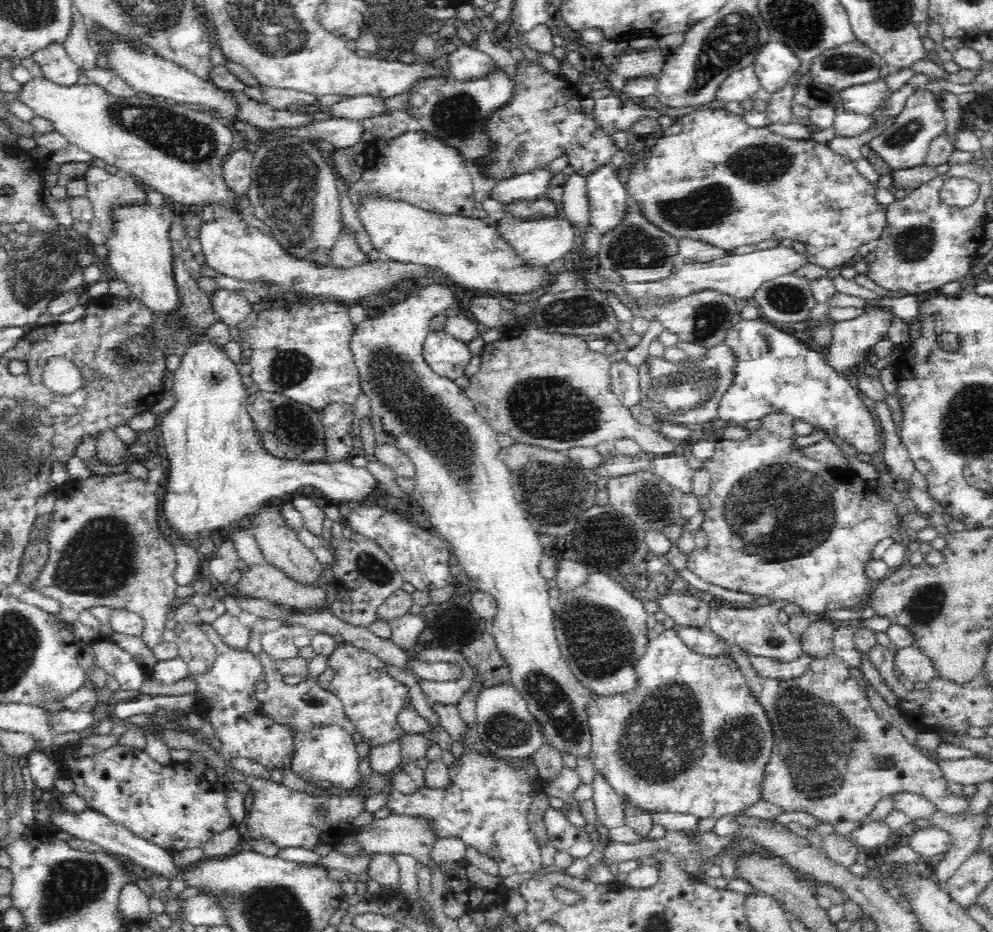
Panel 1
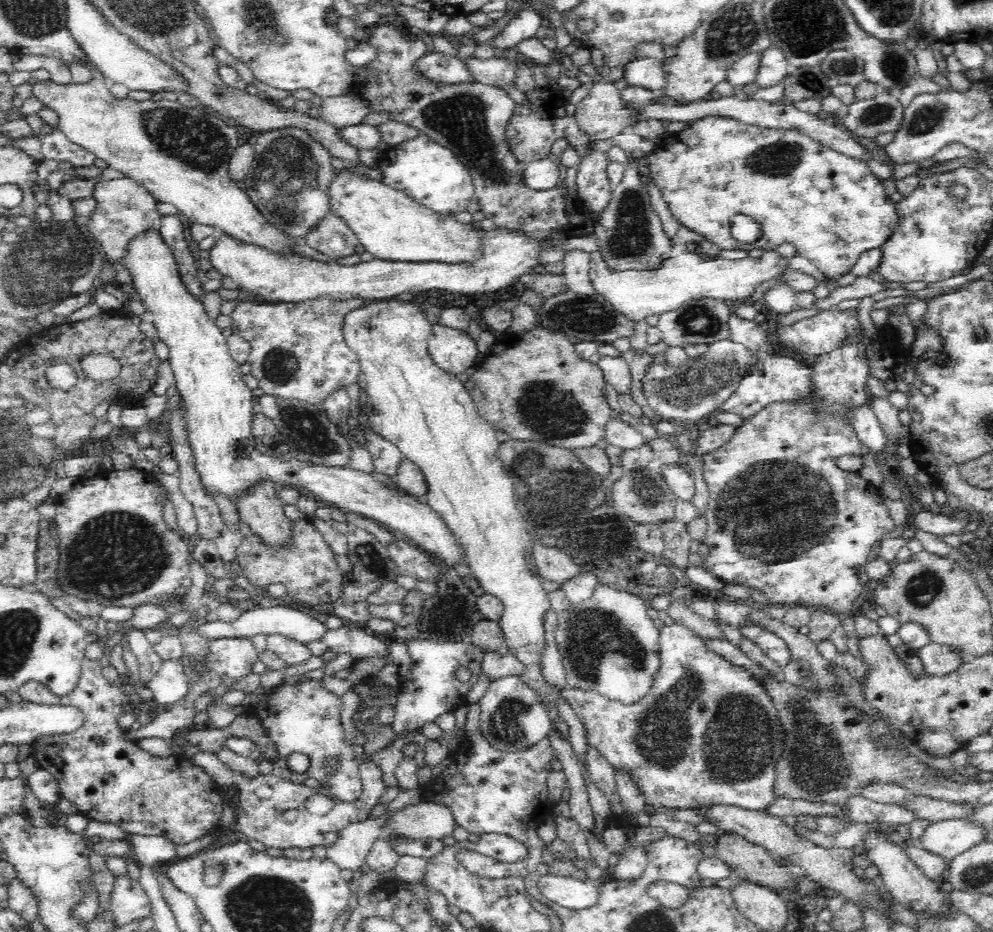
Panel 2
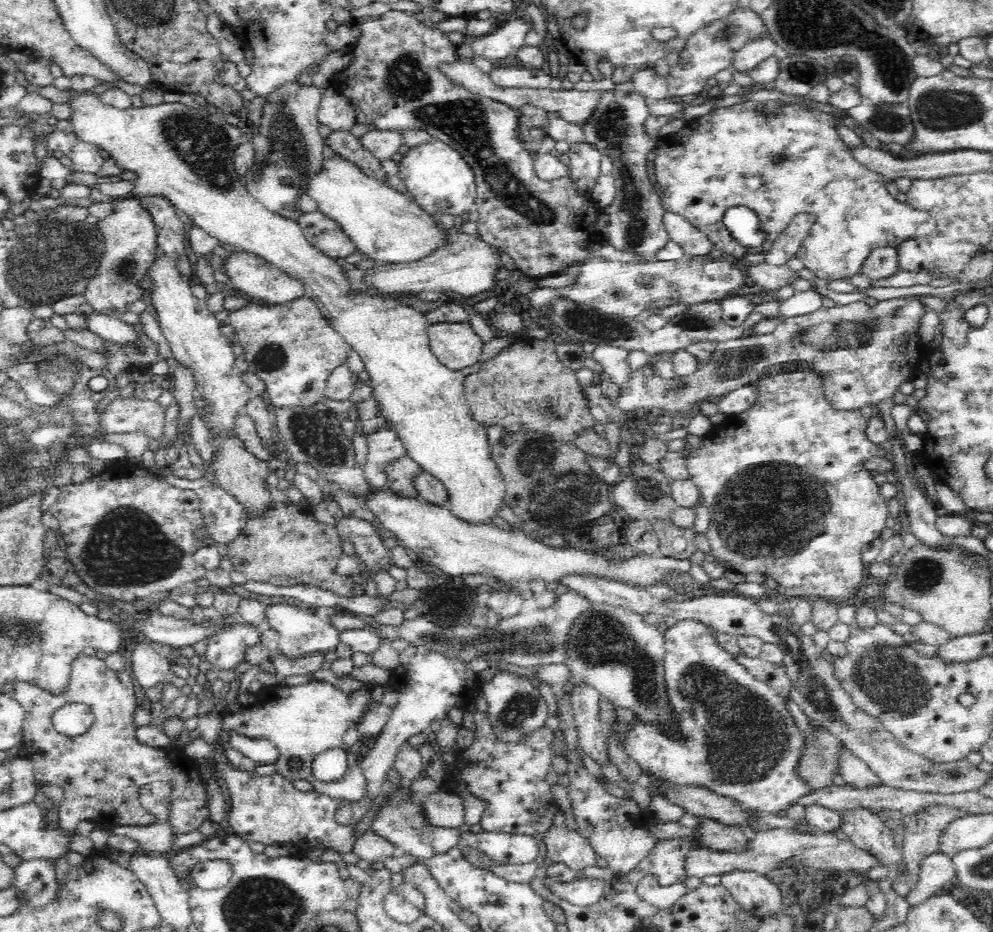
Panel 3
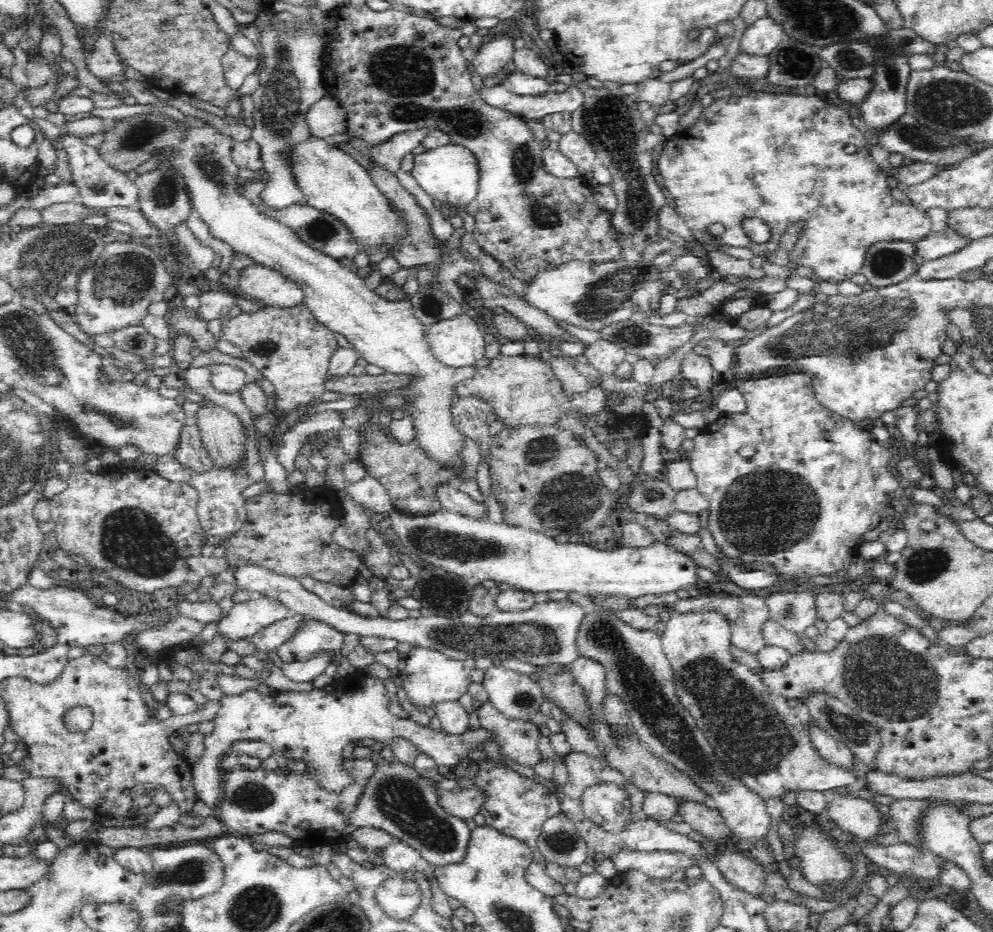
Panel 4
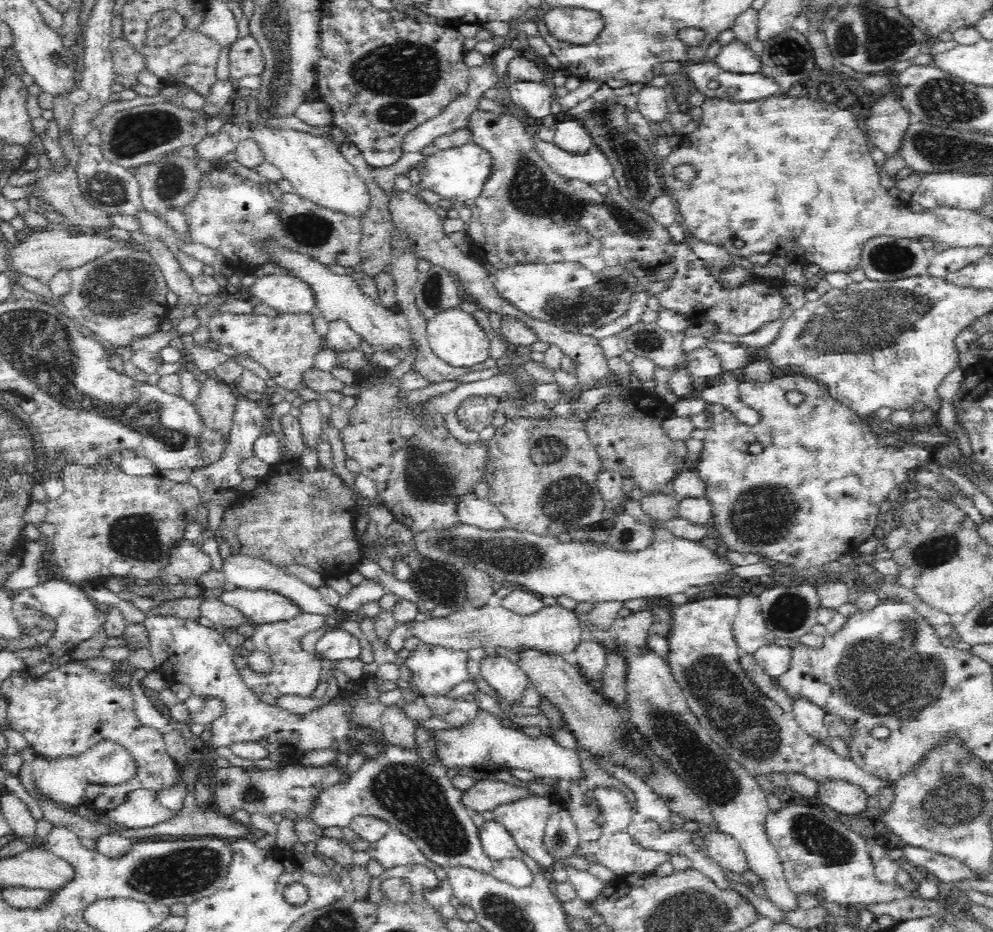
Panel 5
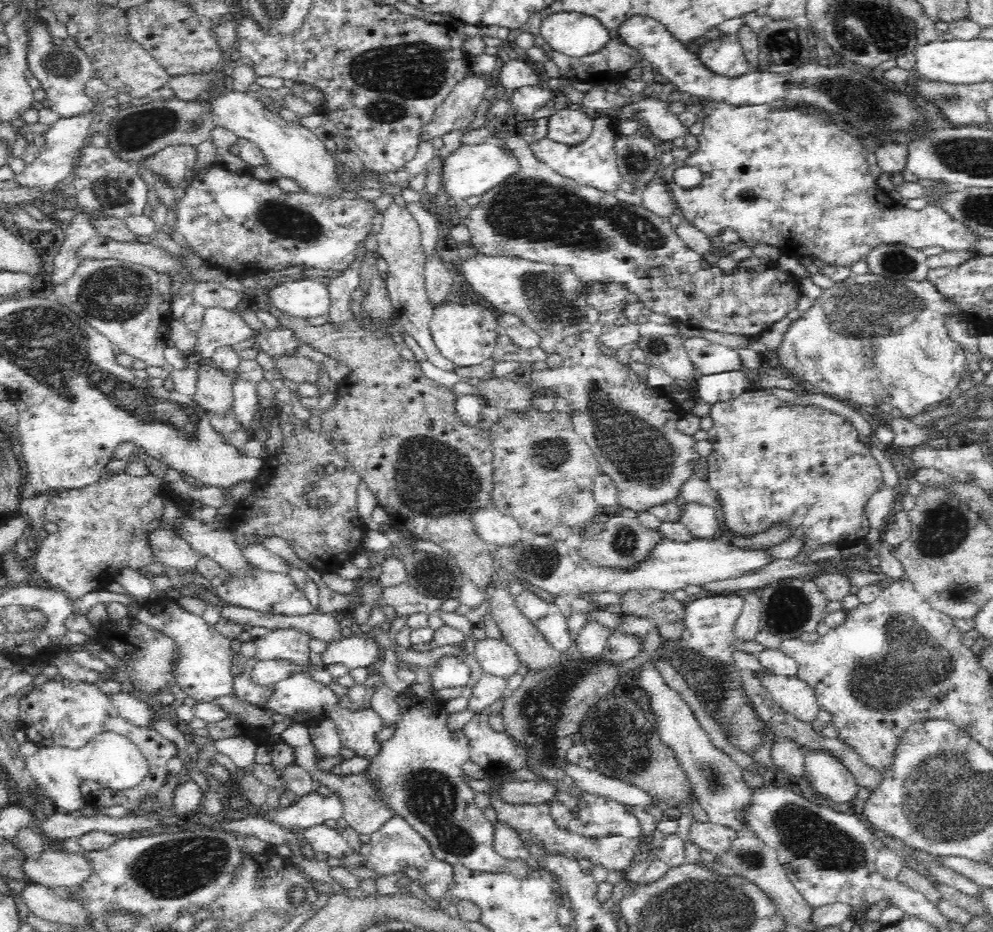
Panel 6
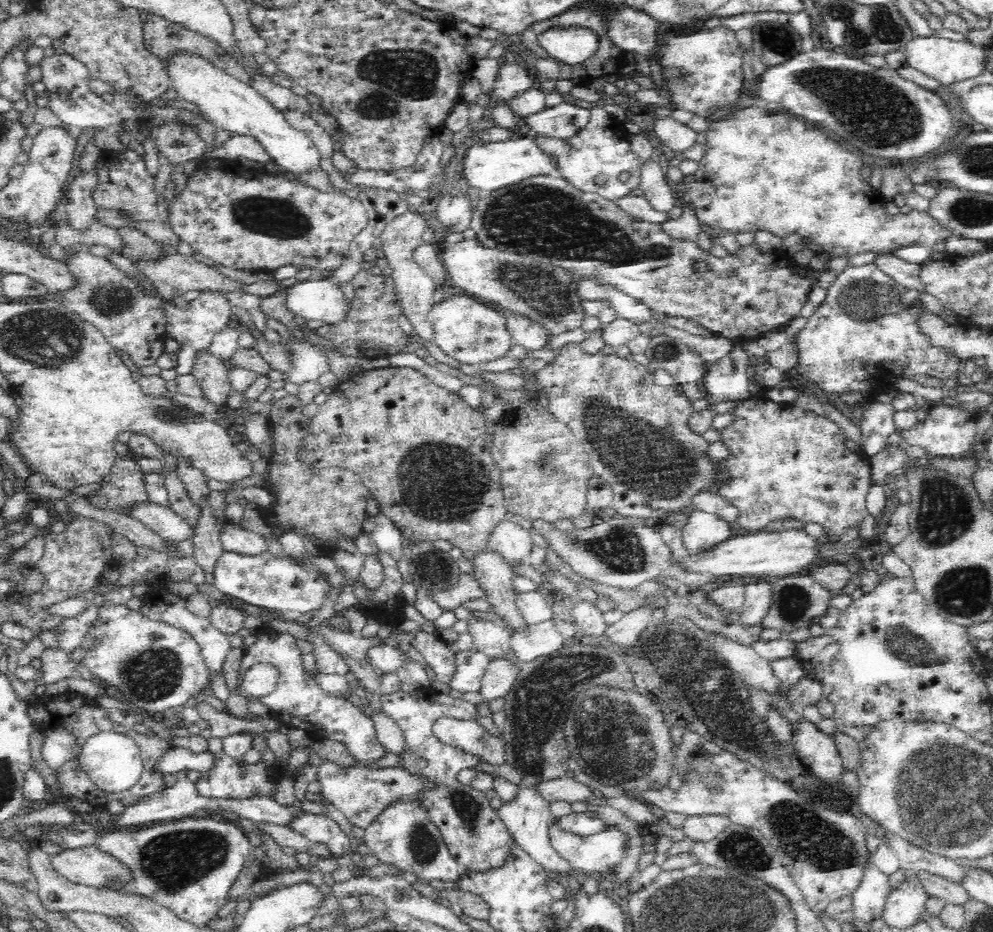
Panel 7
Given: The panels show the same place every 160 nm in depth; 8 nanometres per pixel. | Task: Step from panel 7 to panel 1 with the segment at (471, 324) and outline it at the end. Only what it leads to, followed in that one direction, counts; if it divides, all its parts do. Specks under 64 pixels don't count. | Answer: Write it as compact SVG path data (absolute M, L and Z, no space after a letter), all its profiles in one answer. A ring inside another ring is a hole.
M445 329L430 331L424 342L423 358L439 376L456 380L464 376L473 358L468 345Z

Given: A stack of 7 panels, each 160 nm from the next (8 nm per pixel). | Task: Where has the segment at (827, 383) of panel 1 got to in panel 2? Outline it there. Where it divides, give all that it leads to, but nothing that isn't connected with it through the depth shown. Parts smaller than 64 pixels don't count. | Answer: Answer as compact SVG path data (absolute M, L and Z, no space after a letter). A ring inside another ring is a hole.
M738 303L732 306L729 314L729 339L750 347L757 356L757 364L751 367L749 376L746 376L738 386L738 389L724 402L720 410L733 412L743 419L752 418L759 410L766 408L770 402L796 402L802 398L808 398L810 394L810 379L808 373L812 366L802 363L792 356L784 356L776 353L773 344L760 325L753 320L744 320L733 312ZM870 406L853 409L847 412L847 418L851 420L858 439L865 445L870 447L870 451L878 452L884 448L886 444L886 435L881 428L877 415Z

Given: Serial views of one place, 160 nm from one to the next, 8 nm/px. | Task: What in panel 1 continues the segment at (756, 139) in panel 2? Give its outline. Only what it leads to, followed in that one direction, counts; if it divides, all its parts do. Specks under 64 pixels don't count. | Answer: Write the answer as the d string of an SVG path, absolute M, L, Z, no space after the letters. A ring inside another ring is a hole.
M702 106L680 120L683 125L679 134L664 136L656 142L651 142L644 150L644 157L630 169L627 183L625 184L627 194L638 201L646 217L654 225L662 228L675 237L690 237L693 239L709 242L710 244L723 248L725 251L734 250L738 246L752 246L766 240L792 240L802 242L807 248L807 262L818 264L834 274L843 266L853 263L858 258L858 250L862 244L868 244L872 240L878 240L887 225L887 207L876 200L876 185L860 175L856 162L852 158L841 156L830 148L828 144L821 144L812 139L786 138L776 132L769 130L767 126L753 128L749 126L740 114L728 111L724 108L710 109Z

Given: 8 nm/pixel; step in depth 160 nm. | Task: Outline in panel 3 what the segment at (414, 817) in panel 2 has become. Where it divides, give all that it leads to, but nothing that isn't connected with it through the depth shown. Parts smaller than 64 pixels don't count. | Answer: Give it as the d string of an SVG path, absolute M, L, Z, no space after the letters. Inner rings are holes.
M440 788L438 792L423 799L422 807L432 825L460 827L464 824L466 811L460 792Z

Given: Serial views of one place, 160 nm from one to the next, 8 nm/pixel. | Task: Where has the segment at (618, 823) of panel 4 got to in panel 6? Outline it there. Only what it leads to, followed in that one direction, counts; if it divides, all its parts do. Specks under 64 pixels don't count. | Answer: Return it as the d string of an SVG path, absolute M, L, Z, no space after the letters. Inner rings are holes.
M491 787L487 791L490 804L496 809L497 821L506 824L516 831L522 841L538 840L553 854L562 854L572 858L590 860L596 866L602 866L611 873L625 872L630 868L631 861L642 852L638 840L622 836L608 836L602 838L586 839L576 833L565 830L554 822L549 812L549 803L510 803L502 799L498 787Z

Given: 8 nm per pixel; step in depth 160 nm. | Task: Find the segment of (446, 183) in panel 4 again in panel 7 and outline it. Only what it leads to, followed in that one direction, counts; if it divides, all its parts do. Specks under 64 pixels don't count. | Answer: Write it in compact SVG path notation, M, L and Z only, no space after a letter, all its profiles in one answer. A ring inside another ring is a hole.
M524 133L524 136L518 134L515 138L507 140L506 142L482 142L481 144L474 144L467 149L463 162L464 170L462 171L462 174L464 178L466 178L466 182L468 182L470 186L476 187L483 194L504 187L511 187L512 185L536 176L552 177L554 172L559 171L557 156L546 153L542 147L538 146L533 135L530 136L528 133Z

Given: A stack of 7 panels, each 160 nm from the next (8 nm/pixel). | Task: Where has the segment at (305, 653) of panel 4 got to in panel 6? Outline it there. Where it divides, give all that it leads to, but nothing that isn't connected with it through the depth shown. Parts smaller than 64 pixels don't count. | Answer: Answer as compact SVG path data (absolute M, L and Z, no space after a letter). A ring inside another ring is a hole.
M354 635L344 636L344 639L340 643L328 645L321 653L321 660L325 667L341 664L350 671L360 666L374 670L379 665L384 650L376 644L373 638Z

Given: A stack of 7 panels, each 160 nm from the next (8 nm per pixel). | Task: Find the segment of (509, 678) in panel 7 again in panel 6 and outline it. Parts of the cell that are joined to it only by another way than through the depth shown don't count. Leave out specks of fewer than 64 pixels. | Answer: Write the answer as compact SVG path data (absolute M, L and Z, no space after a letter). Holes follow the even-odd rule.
M482 670L478 682L473 686L472 697L469 699L467 708L480 712L496 700L502 699L507 694L508 682L506 680L506 677Z

